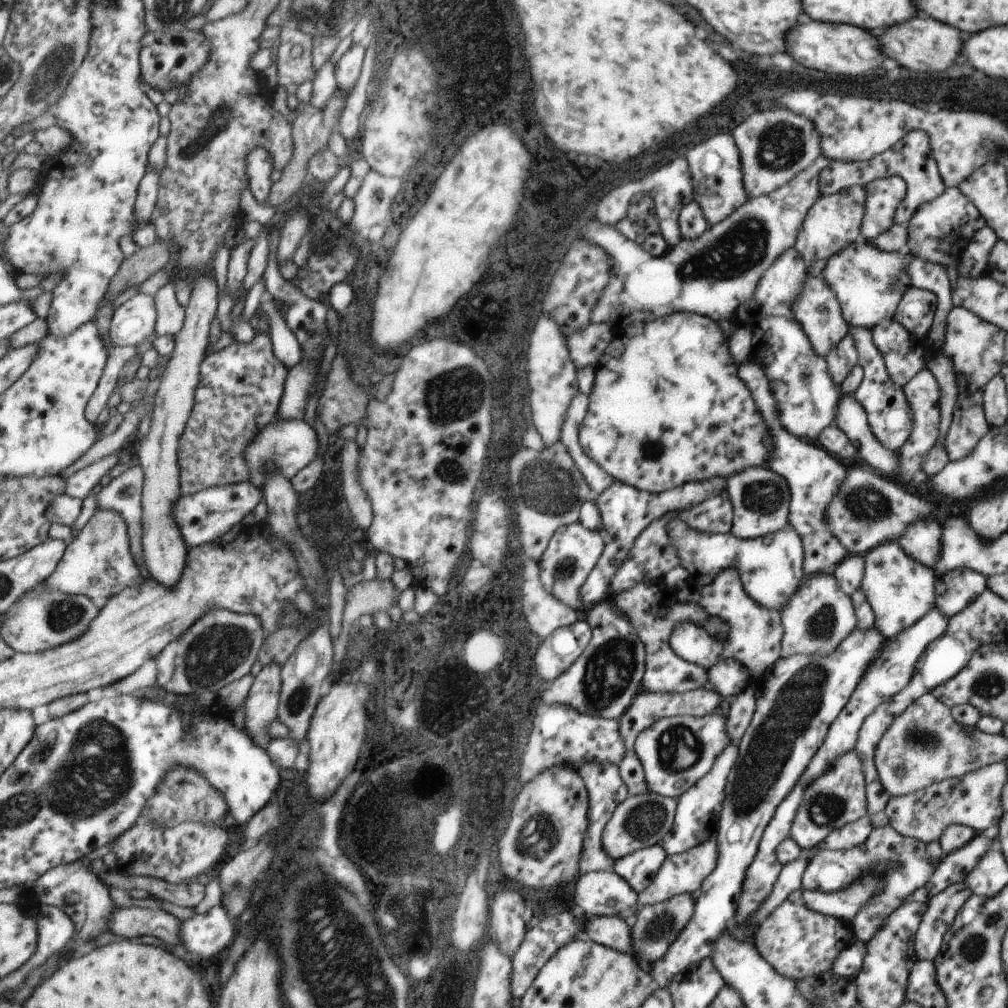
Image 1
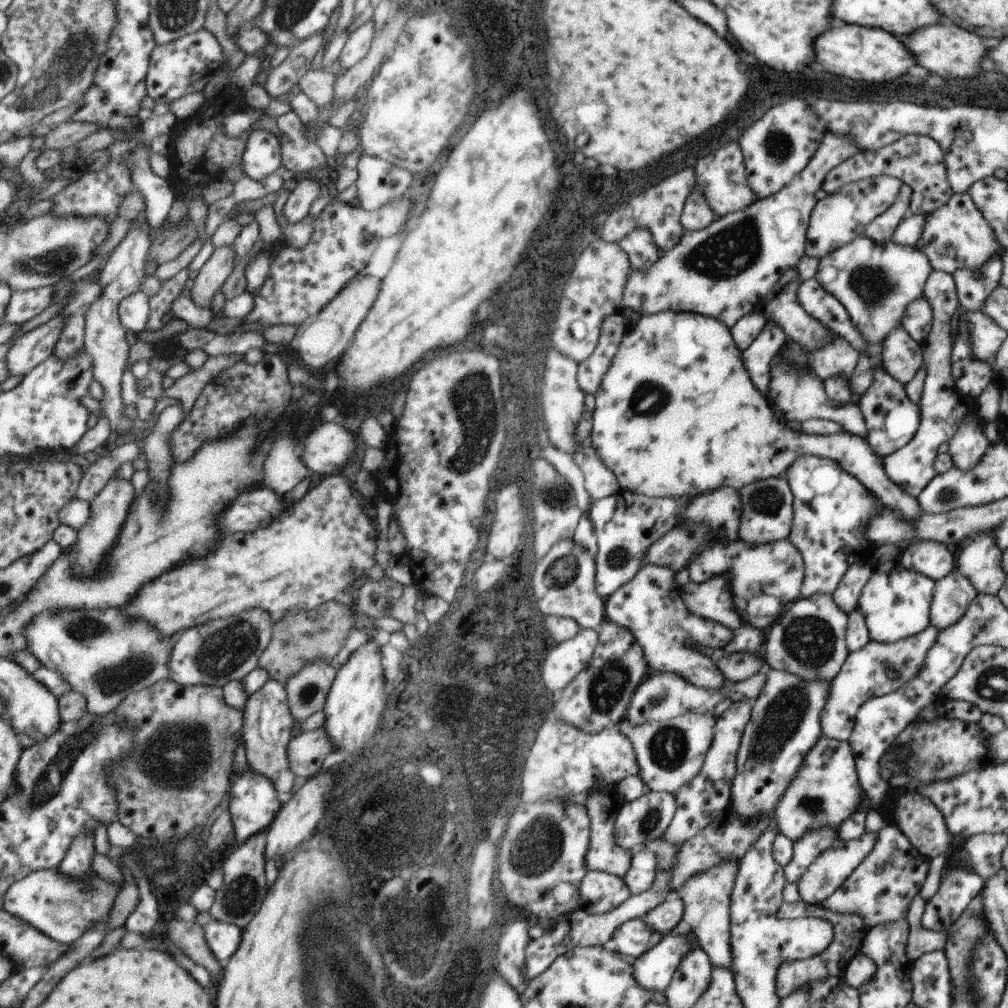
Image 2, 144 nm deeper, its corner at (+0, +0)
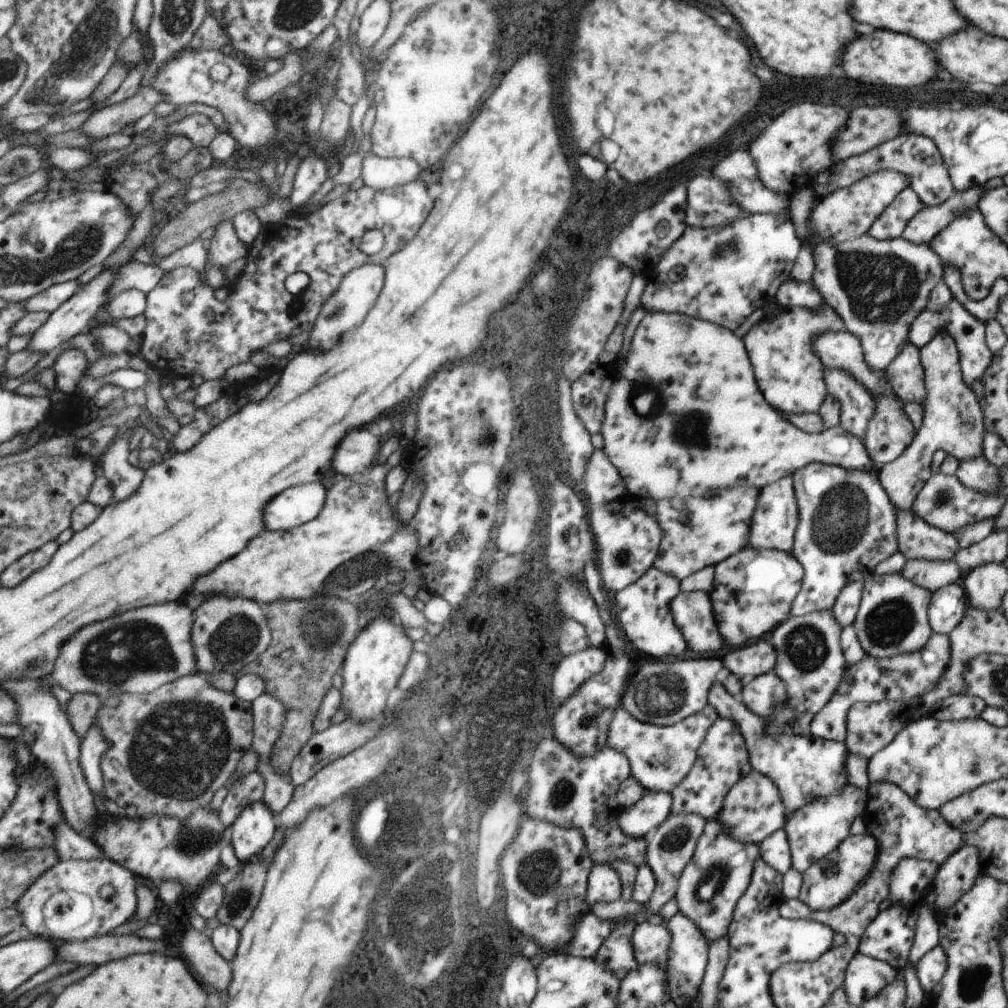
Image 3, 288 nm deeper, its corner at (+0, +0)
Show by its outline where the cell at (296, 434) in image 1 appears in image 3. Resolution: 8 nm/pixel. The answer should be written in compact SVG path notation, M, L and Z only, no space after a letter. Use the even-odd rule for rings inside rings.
M367 430L353 432L345 444L341 444L341 452L337 452L337 472L345 476L359 474L367 470L377 456L379 438Z

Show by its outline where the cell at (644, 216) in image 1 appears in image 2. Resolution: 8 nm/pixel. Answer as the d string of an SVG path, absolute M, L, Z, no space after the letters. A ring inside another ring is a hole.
M635 230L631 234L627 234L619 248L629 256L631 262L631 270L641 270L641 268L651 268L659 258L659 248L655 246L651 232L649 230Z

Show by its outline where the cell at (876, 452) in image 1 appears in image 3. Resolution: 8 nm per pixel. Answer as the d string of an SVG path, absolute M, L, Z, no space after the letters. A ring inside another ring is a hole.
M829 304L813 310L777 306L771 316L771 320L759 320L745 334L745 348L749 348L749 356L753 356L753 368L757 368L757 384L761 384L761 394L765 394L765 400L769 400L769 404L785 416L795 414L795 410L801 414L817 412L827 398L827 384L825 368L821 368L823 362L813 344L825 334L845 332L845 322Z

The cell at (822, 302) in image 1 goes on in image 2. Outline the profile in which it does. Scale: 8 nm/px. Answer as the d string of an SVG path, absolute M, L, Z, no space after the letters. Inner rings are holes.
M833 332L829 338L831 340L825 346L807 354L809 366L823 382L827 378L845 378L849 382L859 364L859 352L845 338L835 336Z

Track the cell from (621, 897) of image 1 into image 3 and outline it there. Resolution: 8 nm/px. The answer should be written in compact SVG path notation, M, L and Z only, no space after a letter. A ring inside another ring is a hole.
M593 866L593 872L589 876L589 904L599 902L615 902L623 898L623 882L613 866Z

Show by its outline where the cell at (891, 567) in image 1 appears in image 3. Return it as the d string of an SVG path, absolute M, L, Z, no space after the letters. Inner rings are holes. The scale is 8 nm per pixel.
M901 574L867 576L861 590L859 610L853 622L863 652L877 660L891 660L895 656L909 656L919 652L933 636L929 624L931 592L905 580Z

